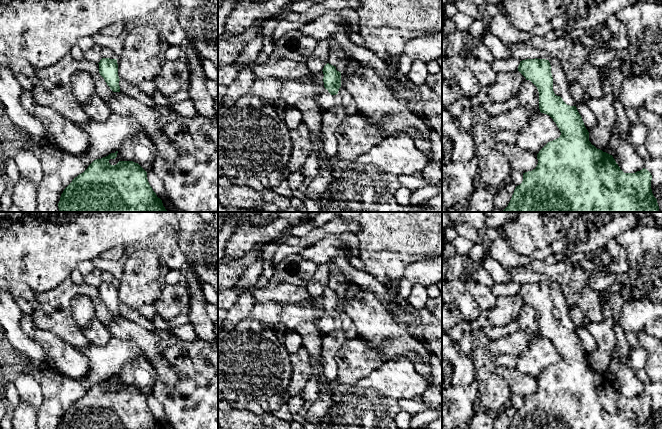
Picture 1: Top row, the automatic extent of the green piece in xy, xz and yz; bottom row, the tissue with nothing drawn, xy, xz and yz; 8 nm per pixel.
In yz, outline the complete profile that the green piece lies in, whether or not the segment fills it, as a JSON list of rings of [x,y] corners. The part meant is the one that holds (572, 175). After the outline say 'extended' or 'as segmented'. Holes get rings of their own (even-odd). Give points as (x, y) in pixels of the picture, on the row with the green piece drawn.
[[[537,58],[522,60],[518,71],[537,87],[540,112],[553,119],[561,135],[548,142],[539,151],[536,168],[523,173],[523,181],[516,186],[504,212],[660,212],[657,199],[651,189],[651,173],[645,168],[635,173],[624,173],[612,155],[591,144],[589,132],[576,106],[567,105],[560,96],[554,93],[549,60]]]; as segmented

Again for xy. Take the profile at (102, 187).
[[[118,151],[106,157],[94,160],[88,168],[64,189],[58,203],[59,212],[168,212],[162,200],[157,197],[147,179],[147,172],[133,161],[119,161],[116,165],[109,163],[117,157]]]; as segmented

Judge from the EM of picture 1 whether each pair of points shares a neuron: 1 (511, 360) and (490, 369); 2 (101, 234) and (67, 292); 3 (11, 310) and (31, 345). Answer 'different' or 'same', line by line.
1: different
2: different
3: same

